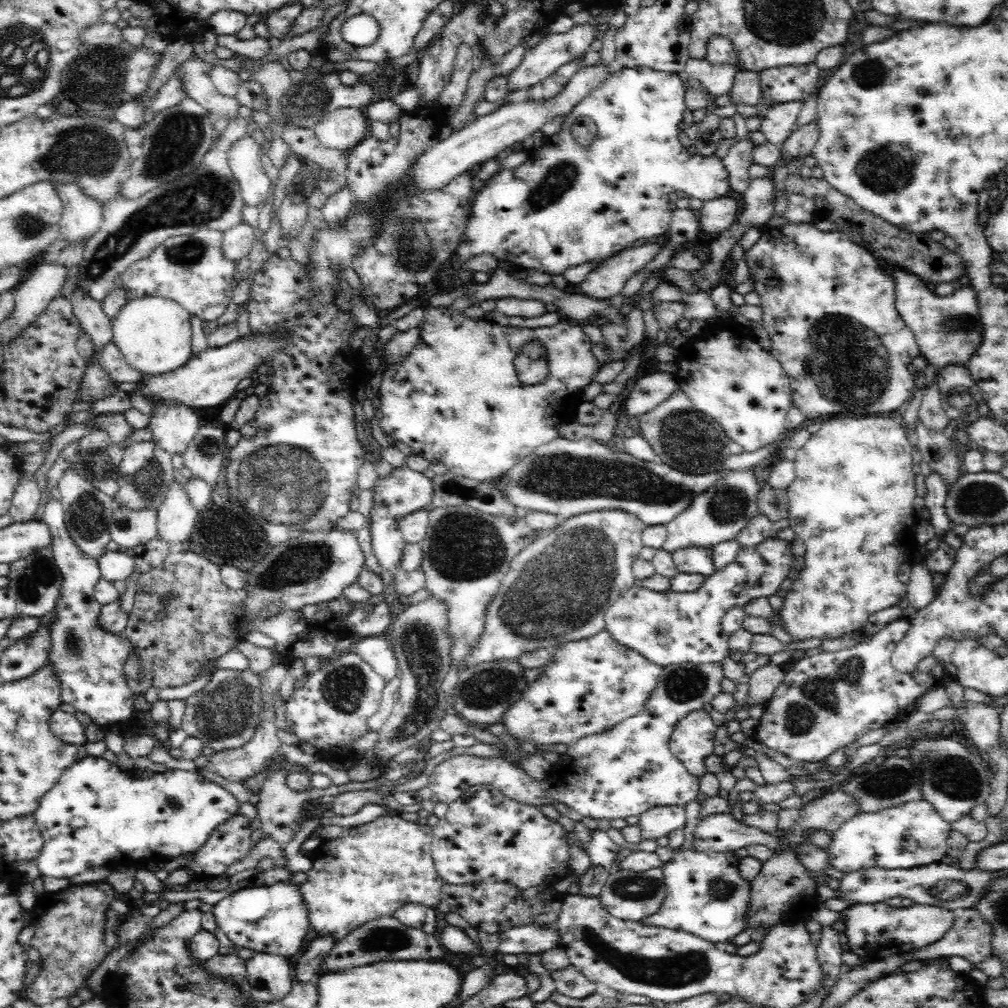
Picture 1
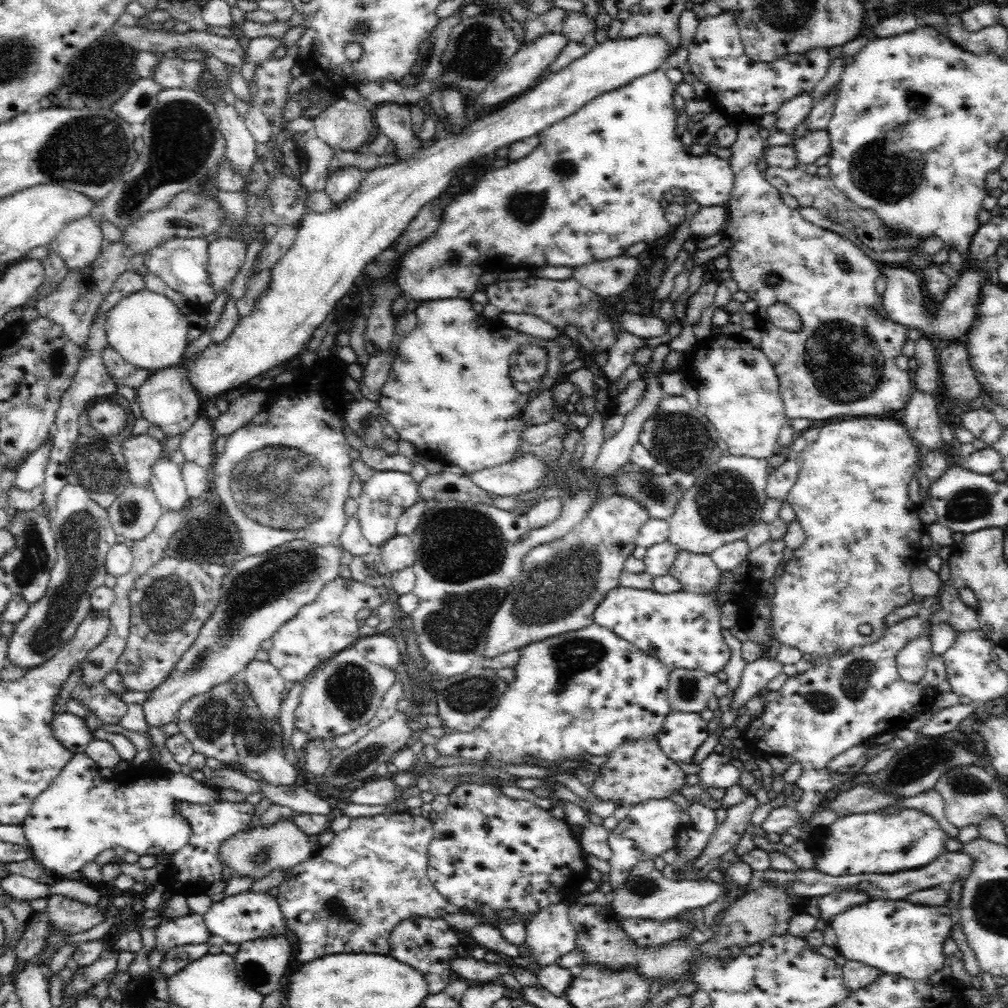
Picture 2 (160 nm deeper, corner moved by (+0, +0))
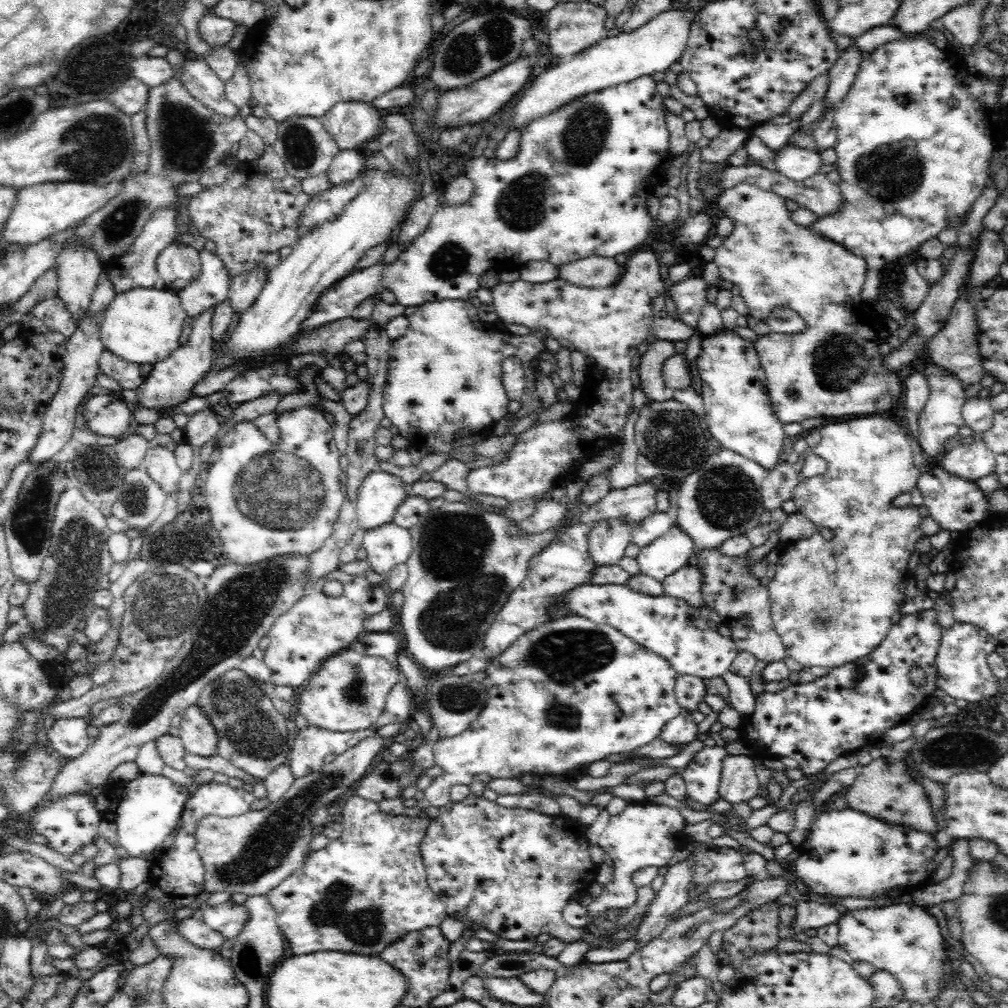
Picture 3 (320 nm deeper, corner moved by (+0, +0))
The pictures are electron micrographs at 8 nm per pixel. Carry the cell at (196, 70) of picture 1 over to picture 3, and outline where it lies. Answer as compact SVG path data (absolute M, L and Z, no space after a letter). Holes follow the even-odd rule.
M142 55L130 58L132 76L149 87L160 86L172 78L172 67L164 57Z

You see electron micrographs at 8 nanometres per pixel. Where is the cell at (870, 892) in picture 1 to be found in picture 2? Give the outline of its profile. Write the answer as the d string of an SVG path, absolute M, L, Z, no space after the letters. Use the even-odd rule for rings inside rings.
M842 891L817 897L818 905L814 912L818 912L816 920L823 920L828 925L837 914L842 914L849 908L868 901L868 895L860 891Z

